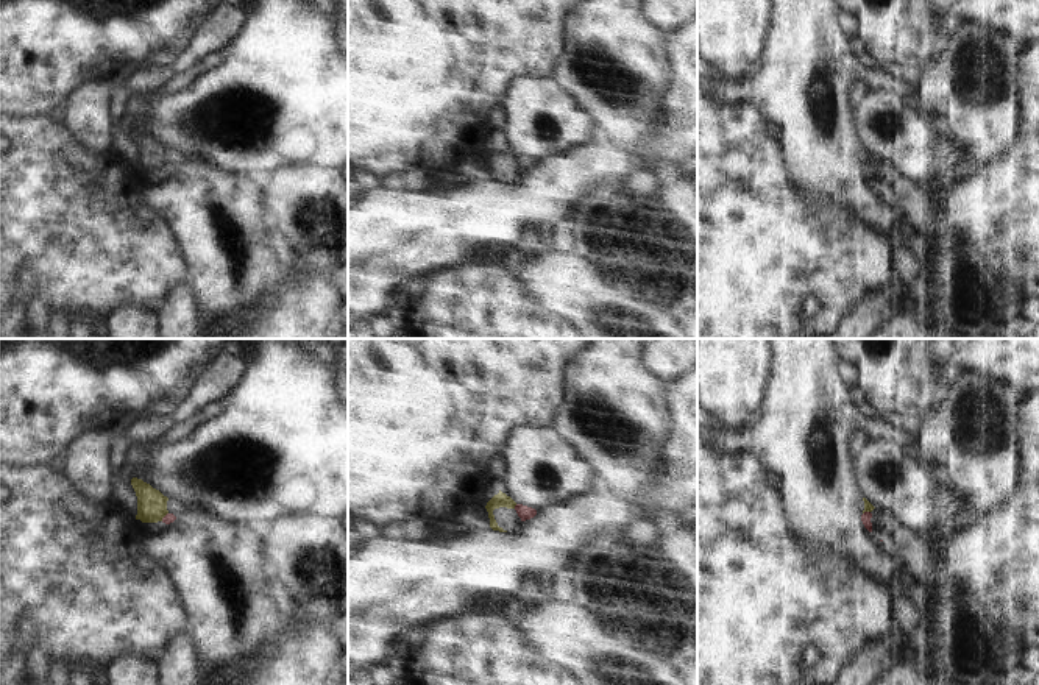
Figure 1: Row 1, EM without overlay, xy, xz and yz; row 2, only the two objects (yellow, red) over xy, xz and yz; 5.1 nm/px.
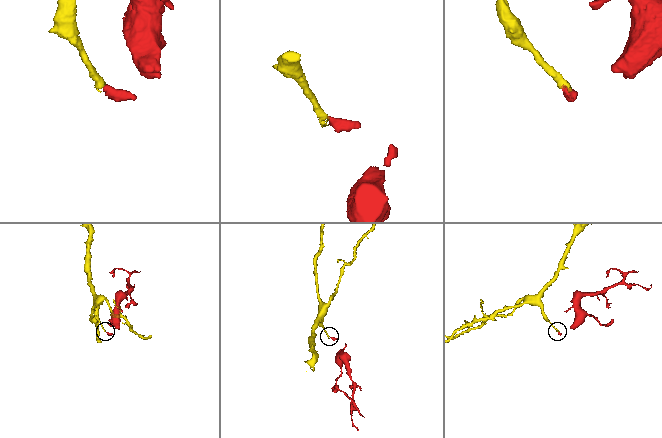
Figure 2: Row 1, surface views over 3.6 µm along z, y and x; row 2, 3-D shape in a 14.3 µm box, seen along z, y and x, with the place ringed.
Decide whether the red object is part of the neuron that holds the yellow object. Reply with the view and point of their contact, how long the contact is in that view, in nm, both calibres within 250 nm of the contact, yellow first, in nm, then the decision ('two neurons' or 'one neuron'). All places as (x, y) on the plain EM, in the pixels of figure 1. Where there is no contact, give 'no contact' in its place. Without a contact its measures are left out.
xz (515, 155) | 30 nm | 80/70 nm | two neurons

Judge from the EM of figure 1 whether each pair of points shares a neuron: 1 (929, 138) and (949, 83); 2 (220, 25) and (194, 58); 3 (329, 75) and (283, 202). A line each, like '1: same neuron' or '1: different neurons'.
1: different neurons
2: same neuron
3: different neurons

